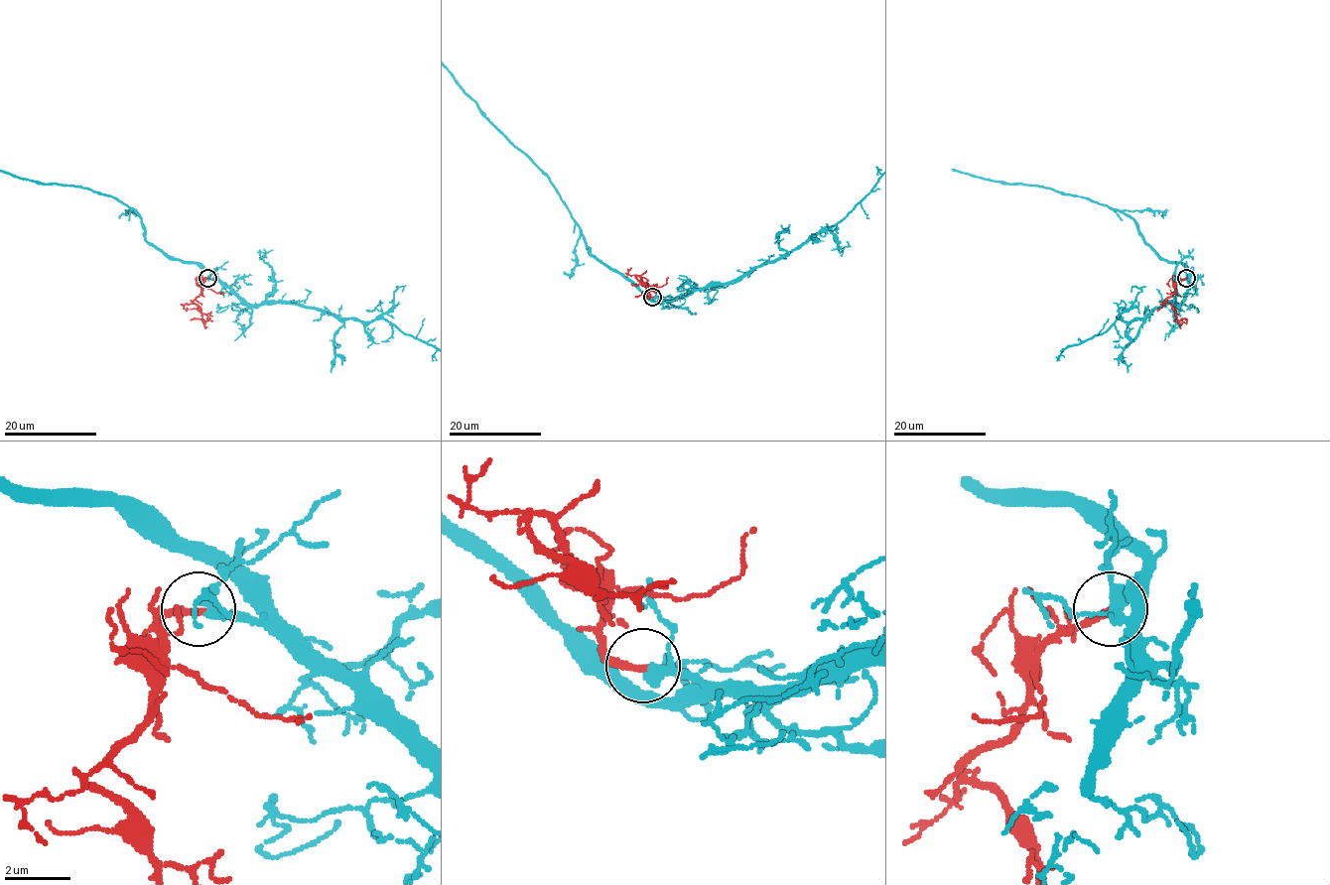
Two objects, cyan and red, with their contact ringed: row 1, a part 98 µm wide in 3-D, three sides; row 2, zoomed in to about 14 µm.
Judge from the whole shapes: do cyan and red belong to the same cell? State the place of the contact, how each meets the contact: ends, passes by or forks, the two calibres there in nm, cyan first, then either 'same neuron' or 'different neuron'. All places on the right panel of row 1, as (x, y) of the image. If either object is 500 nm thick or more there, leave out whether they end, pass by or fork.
(1186, 278) | cyan forks | red ends | 280/240 nm | same neuron

